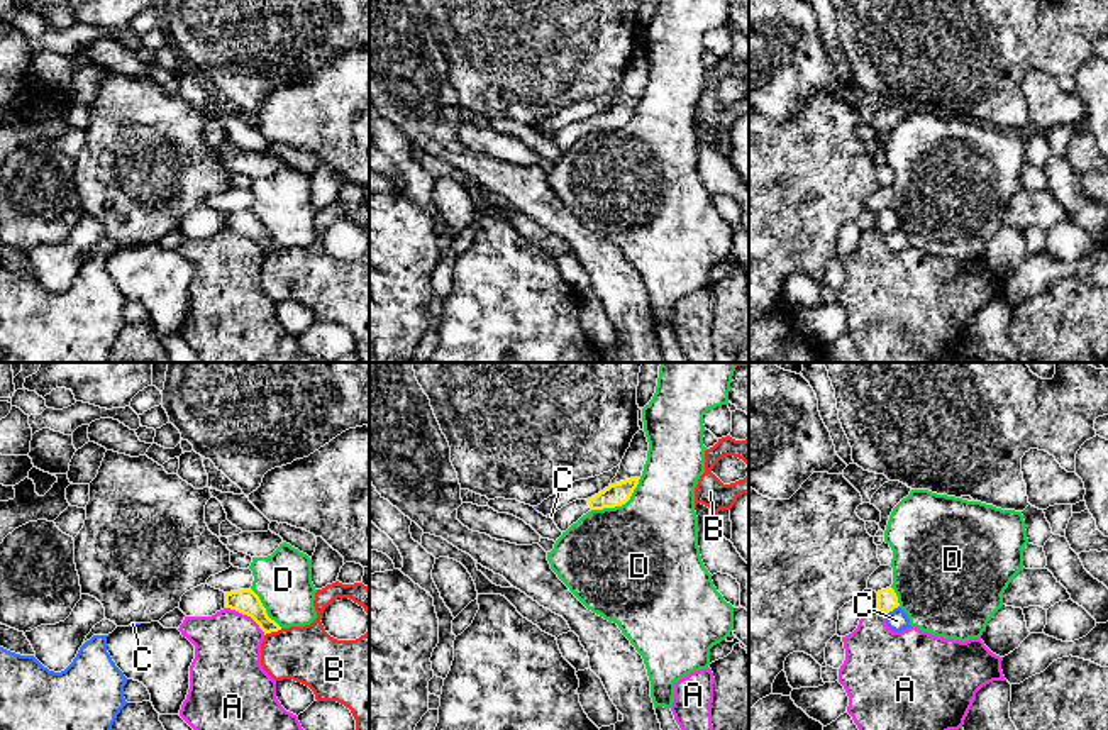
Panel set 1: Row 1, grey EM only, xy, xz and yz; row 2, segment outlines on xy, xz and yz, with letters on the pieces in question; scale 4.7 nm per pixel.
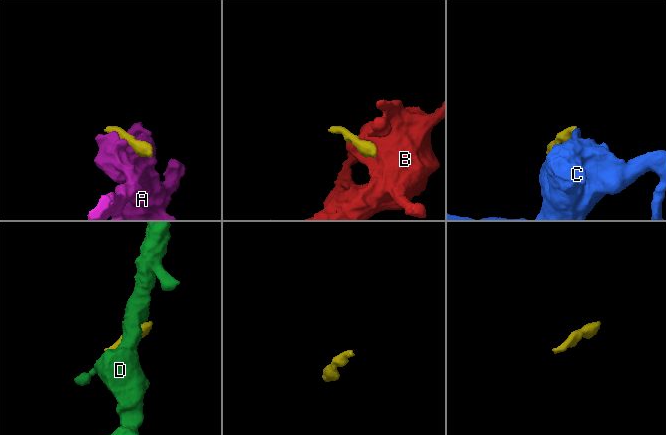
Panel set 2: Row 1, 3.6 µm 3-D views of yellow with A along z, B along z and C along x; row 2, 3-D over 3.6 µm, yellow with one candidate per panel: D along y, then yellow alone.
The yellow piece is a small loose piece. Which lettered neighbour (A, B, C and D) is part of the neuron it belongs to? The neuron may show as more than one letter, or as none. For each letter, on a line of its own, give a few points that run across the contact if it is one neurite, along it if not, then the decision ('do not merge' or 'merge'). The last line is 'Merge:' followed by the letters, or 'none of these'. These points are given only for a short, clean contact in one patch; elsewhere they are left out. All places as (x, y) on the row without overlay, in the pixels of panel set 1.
A: line xy (226, 227), (246, 234), (265, 254); do not merge
B: do not merge
C: line yz (898, 226), (886, 234); do not merge
D: do not merge
Merge: none of these

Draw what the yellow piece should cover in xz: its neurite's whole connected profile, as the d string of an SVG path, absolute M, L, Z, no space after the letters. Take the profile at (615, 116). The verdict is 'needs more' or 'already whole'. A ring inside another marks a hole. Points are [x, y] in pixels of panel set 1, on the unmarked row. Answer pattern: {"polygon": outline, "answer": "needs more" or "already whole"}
{"polygon": "M630 98L615 105L610 105L598 115L588 120L576 120L554 134L554 144L561 152L566 152L573 144L576 144L583 135L591 130L615 129L625 125L634 110L637 108L640 98Z", "answer": "needs more"}

